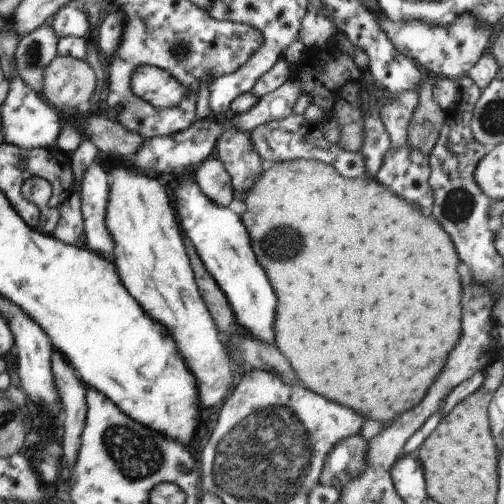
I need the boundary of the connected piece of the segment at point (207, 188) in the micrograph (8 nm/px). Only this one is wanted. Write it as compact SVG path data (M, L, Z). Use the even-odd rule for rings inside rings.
M212 155L205 159L194 172L199 190L209 200L224 207L231 203L233 200L233 188L229 175L215 156Z

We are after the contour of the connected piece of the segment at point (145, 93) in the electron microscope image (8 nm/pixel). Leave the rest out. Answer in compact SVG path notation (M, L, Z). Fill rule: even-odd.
M146 65L131 78L132 91L154 108L167 111L177 104L189 101L190 89L181 86L166 70Z

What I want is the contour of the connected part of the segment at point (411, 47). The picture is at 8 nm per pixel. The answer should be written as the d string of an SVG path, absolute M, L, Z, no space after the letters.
M368 5L368 9L375 15L379 28L385 30L385 36L391 40L395 50L414 60L417 65L420 64L425 73L434 78L445 76L456 80L459 76L467 74L473 64L487 52L487 44L491 40L491 32L493 33L491 26L481 26L479 20L471 14L459 14L449 26L435 26L417 20L393 22L374 5Z

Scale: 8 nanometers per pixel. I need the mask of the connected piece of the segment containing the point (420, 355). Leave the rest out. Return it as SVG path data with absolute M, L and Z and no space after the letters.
M297 159L264 163L261 176L245 192L243 203L245 210L241 220L251 238L252 251L255 253L256 260L261 260L261 264L265 264L264 271L269 272L269 284L273 284L273 292L277 292L277 340L274 345L283 354L291 370L297 374L300 384L325 396L327 400L333 400L341 406L361 412L361 416L367 420L377 420L377 422L389 422L395 414L417 406L425 390L431 386L431 382L441 372L441 368L444 368L445 360L461 334L459 328L461 284L457 274L459 260L455 254L456 248L451 244L452 237L435 222L434 218L425 218L423 214L419 214L415 208L405 204L404 199L401 200L401 197L396 194L393 196L389 189L375 178L366 175L347 178L341 176L332 165L315 160Z

